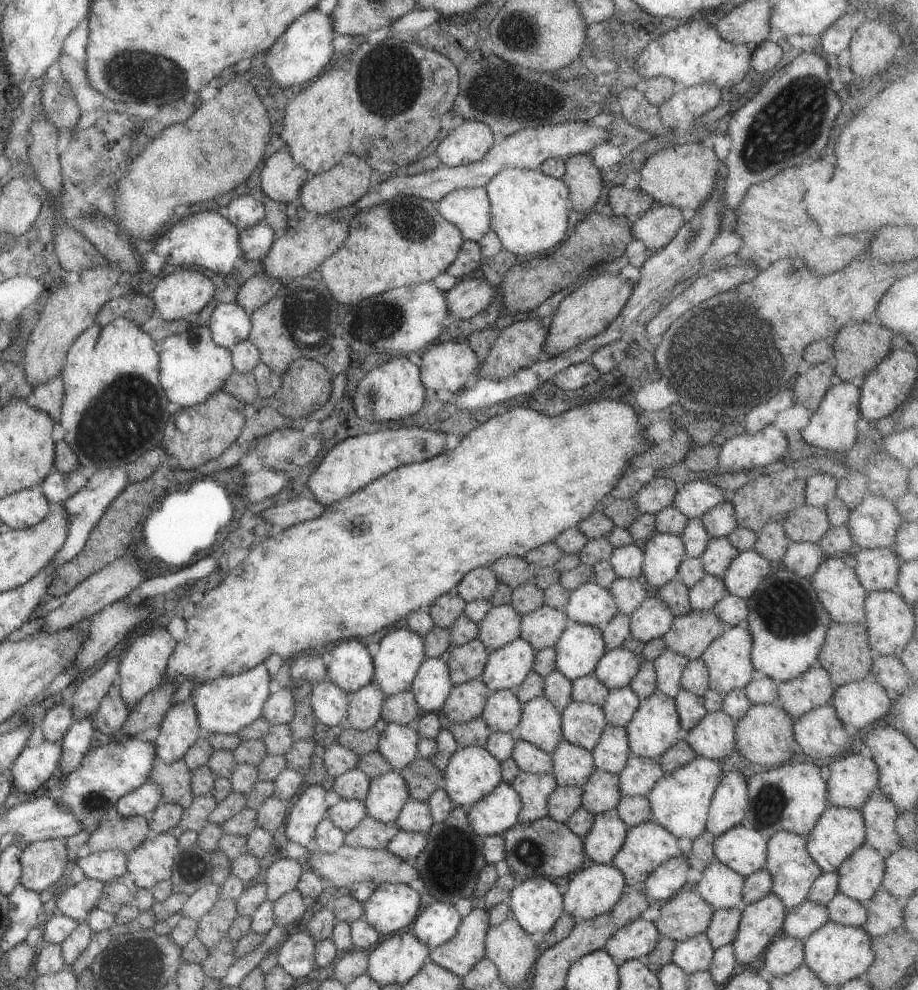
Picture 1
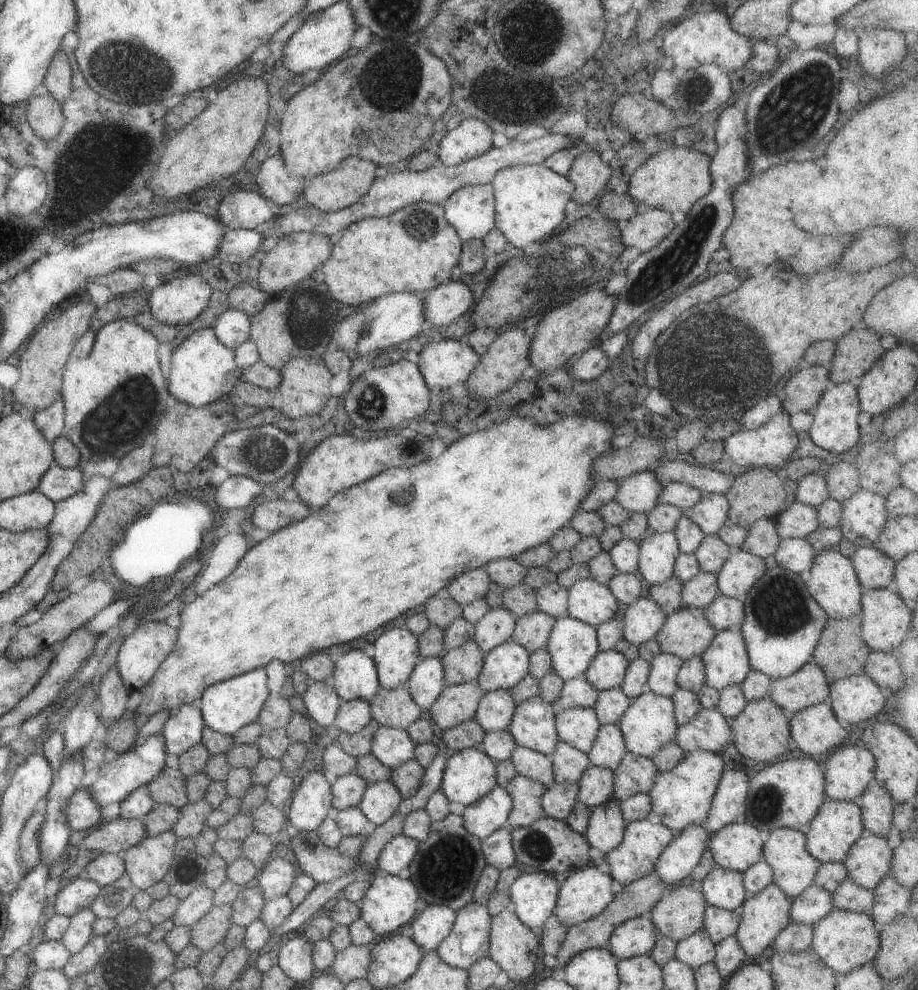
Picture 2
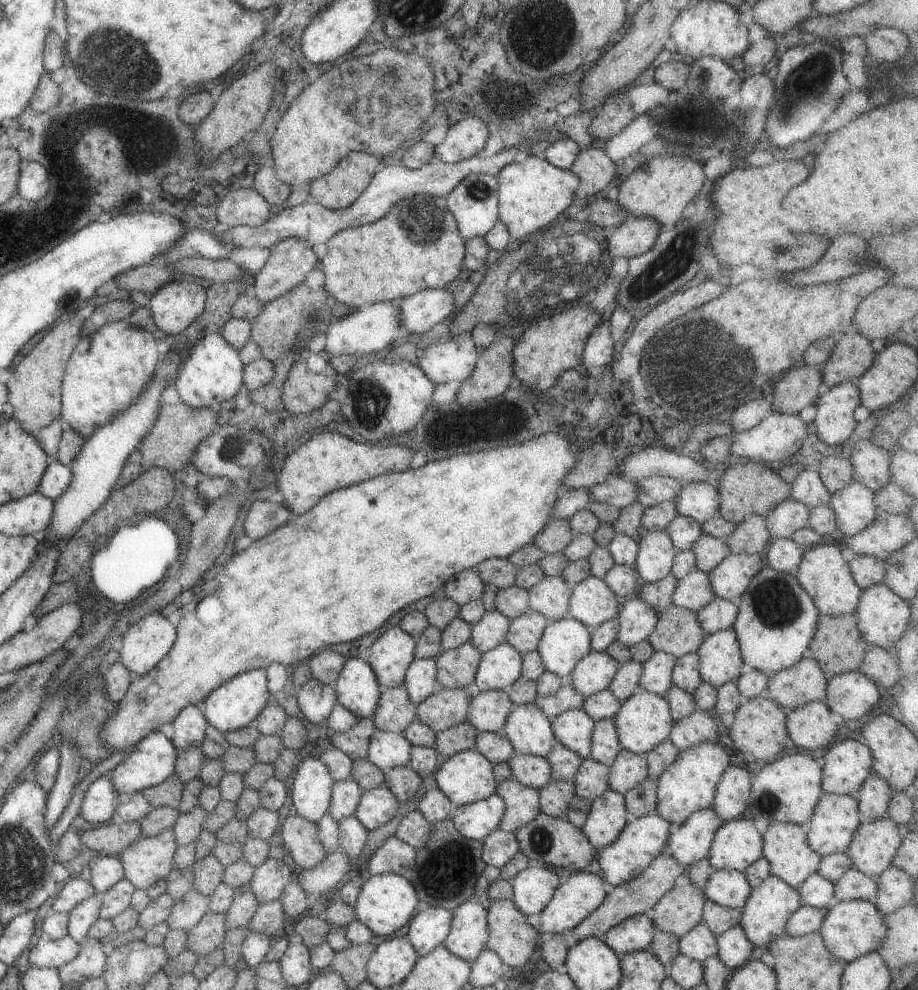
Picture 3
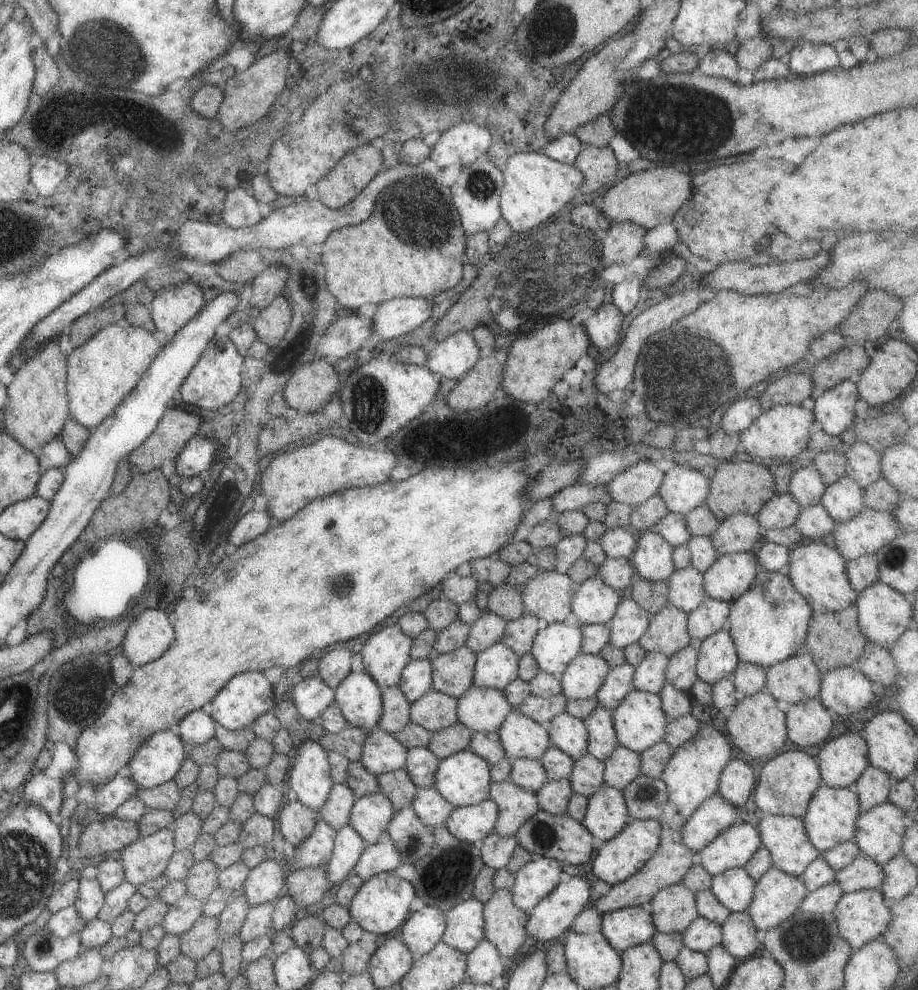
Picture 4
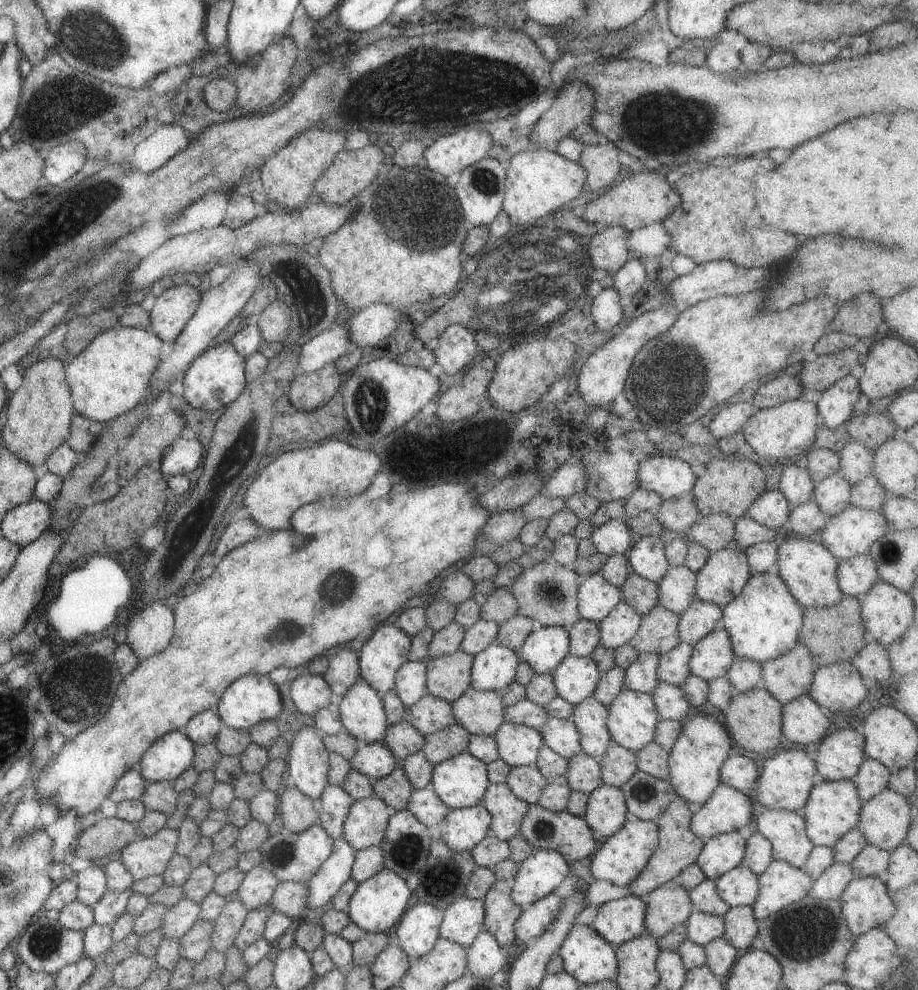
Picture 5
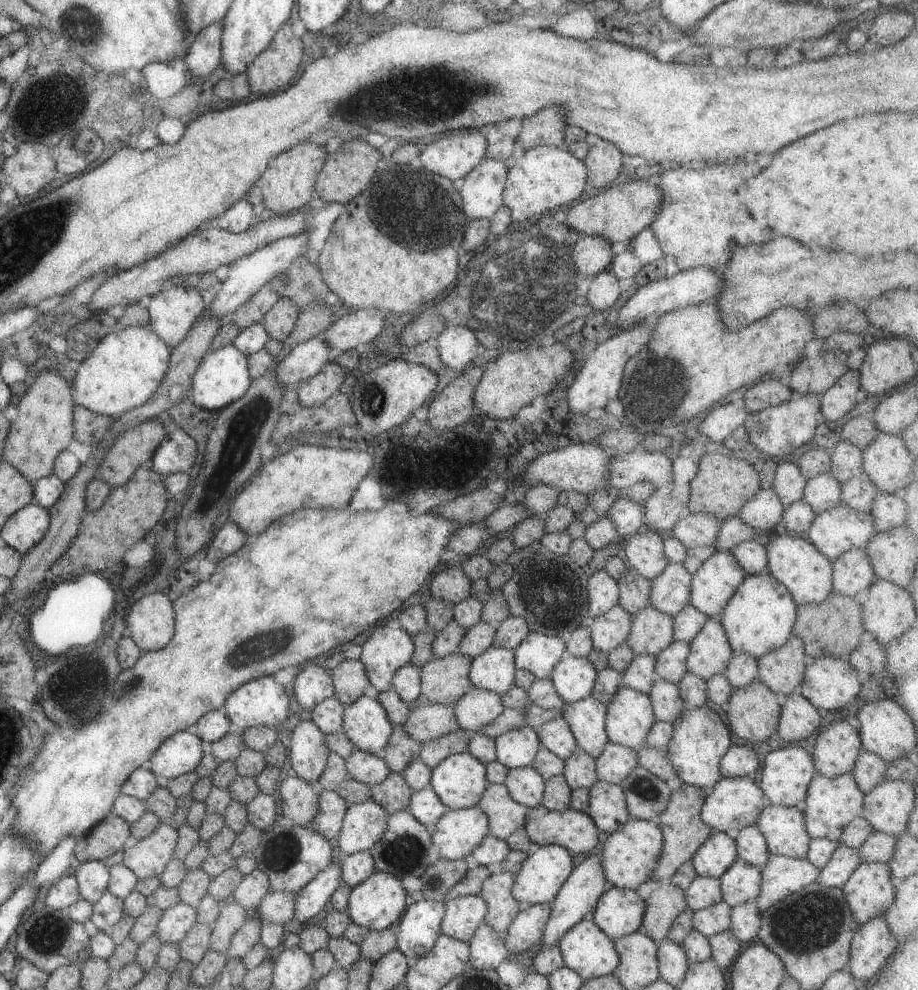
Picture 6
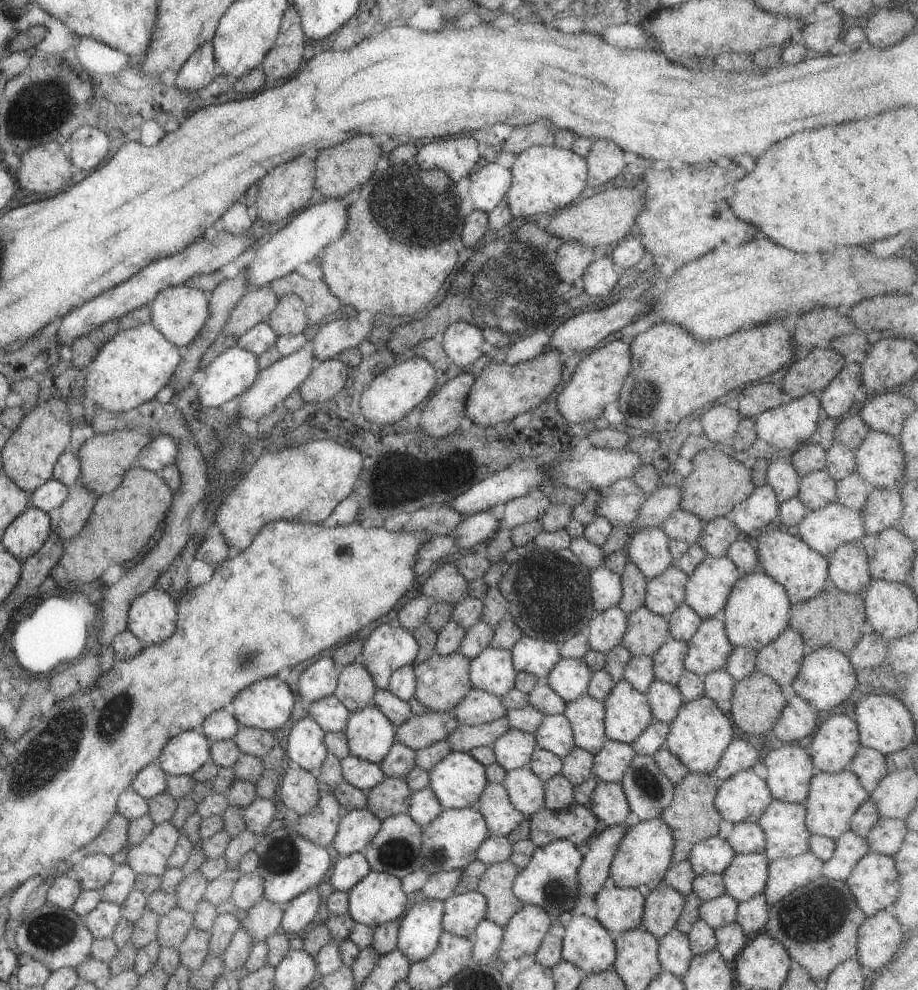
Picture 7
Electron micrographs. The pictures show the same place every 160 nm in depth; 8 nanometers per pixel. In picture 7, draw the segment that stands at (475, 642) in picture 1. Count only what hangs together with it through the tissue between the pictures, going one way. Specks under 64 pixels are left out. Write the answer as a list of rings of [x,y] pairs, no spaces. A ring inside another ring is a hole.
[[[455,651],[445,656],[433,654],[427,660],[413,664],[415,688],[412,697],[432,711],[445,713],[452,709],[472,689],[468,681],[469,661],[470,659]]]

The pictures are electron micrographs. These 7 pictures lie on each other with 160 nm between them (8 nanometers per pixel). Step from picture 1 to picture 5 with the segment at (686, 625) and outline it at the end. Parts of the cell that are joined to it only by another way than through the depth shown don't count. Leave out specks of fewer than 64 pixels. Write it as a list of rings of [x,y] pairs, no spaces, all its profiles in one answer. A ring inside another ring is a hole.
[[[658,604],[641,615],[641,622],[629,644],[638,653],[653,653],[659,656],[677,646],[678,614]]]

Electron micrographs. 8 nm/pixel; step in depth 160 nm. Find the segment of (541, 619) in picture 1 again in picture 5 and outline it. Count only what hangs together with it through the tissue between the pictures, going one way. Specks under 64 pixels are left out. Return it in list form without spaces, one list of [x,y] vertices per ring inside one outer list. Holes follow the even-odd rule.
[[[513,615],[499,625],[494,642],[517,652],[525,638],[533,631],[539,630],[540,624],[523,615]]]

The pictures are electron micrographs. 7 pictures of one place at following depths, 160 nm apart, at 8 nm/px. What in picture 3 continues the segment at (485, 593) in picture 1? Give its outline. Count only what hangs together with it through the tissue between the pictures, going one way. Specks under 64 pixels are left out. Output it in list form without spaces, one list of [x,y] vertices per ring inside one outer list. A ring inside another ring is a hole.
[[[473,569],[463,570],[449,578],[443,585],[445,597],[458,607],[480,599],[484,590],[484,583]]]

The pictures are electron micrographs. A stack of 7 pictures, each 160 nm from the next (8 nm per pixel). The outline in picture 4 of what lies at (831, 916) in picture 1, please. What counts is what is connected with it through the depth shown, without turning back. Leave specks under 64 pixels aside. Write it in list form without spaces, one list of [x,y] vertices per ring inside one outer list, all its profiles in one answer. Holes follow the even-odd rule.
[[[857,856],[853,862],[837,870],[834,881],[841,888],[842,894],[857,890],[877,889],[881,885],[883,872],[881,866],[869,858]]]

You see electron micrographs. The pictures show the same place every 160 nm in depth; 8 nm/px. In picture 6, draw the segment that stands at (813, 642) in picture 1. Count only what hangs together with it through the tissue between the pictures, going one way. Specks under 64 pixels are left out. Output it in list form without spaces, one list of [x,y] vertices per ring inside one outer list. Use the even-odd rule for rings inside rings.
[[[768,572],[745,575],[719,616],[719,622],[733,654],[745,653],[757,659],[781,646],[791,636],[796,607],[789,591]]]

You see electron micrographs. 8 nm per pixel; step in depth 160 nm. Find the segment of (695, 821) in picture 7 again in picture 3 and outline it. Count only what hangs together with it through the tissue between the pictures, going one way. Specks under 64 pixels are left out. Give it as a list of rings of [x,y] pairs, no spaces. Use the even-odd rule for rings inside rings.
[[[657,854],[657,858],[653,858],[648,866],[632,880],[615,886],[609,894],[606,894],[605,900],[593,910],[587,918],[583,918],[579,924],[573,928],[573,940],[575,943],[581,942],[583,938],[599,937],[601,938],[607,930],[611,930],[613,926],[617,926],[619,922],[639,914],[643,914],[646,910],[651,909],[665,892],[668,892],[674,886],[674,880],[684,871],[683,866],[679,866],[671,856],[667,854]]]

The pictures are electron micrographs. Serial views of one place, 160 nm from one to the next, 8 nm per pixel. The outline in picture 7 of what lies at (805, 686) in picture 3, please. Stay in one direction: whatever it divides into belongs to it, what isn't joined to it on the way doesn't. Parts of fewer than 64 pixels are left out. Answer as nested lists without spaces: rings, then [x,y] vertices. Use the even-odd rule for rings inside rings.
[[[787,626],[777,638],[756,651],[755,671],[772,678],[783,688],[797,676],[806,651],[801,635]]]

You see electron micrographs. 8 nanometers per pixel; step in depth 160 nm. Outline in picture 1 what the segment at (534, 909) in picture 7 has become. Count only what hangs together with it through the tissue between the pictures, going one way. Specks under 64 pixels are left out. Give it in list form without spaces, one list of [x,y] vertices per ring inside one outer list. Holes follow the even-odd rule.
[[[595,863],[593,866],[589,866],[589,868],[580,869],[567,882],[567,888],[562,890],[563,913],[582,921],[600,916],[617,903],[617,900],[622,896],[621,892],[623,892],[623,887],[625,886],[623,874],[613,866]]]

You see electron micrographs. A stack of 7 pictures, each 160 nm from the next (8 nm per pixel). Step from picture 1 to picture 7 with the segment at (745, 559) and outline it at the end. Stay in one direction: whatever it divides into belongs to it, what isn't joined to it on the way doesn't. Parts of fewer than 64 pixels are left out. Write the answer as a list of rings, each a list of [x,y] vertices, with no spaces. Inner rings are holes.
[[[725,556],[703,557],[688,574],[684,586],[683,603],[702,619],[721,610],[725,599],[741,573]]]

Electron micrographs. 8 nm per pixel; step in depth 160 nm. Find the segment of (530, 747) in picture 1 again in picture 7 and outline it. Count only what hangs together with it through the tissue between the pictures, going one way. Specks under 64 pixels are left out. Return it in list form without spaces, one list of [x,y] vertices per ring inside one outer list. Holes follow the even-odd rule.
[[[526,766],[505,771],[500,782],[511,806],[525,818],[542,807],[544,781],[537,778]]]

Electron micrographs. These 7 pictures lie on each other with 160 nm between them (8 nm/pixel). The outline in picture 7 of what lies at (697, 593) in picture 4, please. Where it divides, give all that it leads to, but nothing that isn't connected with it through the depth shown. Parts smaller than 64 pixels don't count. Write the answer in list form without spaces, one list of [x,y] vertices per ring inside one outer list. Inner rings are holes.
[[[670,564],[656,577],[650,578],[644,588],[644,605],[653,614],[665,617],[683,603],[684,586],[688,575]]]

